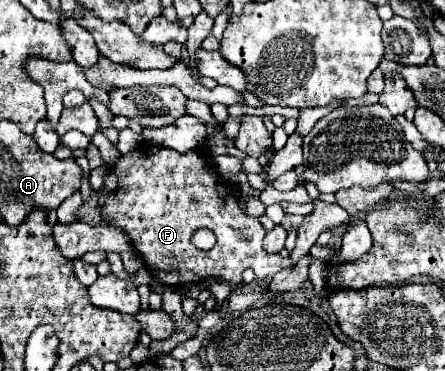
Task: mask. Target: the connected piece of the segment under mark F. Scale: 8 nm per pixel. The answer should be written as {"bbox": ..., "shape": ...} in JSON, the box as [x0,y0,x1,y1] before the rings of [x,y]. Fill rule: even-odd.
{"bbox":[76,143,296,291],"shape":[[[144,143],[136,151],[122,155],[114,165],[108,165],[104,187],[92,191],[92,197],[78,207],[76,221],[122,229],[152,275],[164,275],[164,285],[186,285],[200,283],[206,277],[220,277],[236,291],[244,285],[242,273],[246,269],[252,269],[258,279],[266,279],[296,265],[292,259],[264,251],[264,227],[258,219],[244,215],[238,189],[222,179],[212,161],[200,155],[200,151],[178,153]],[[200,227],[216,235],[216,245],[210,251],[200,251],[190,243],[190,237]]]}

